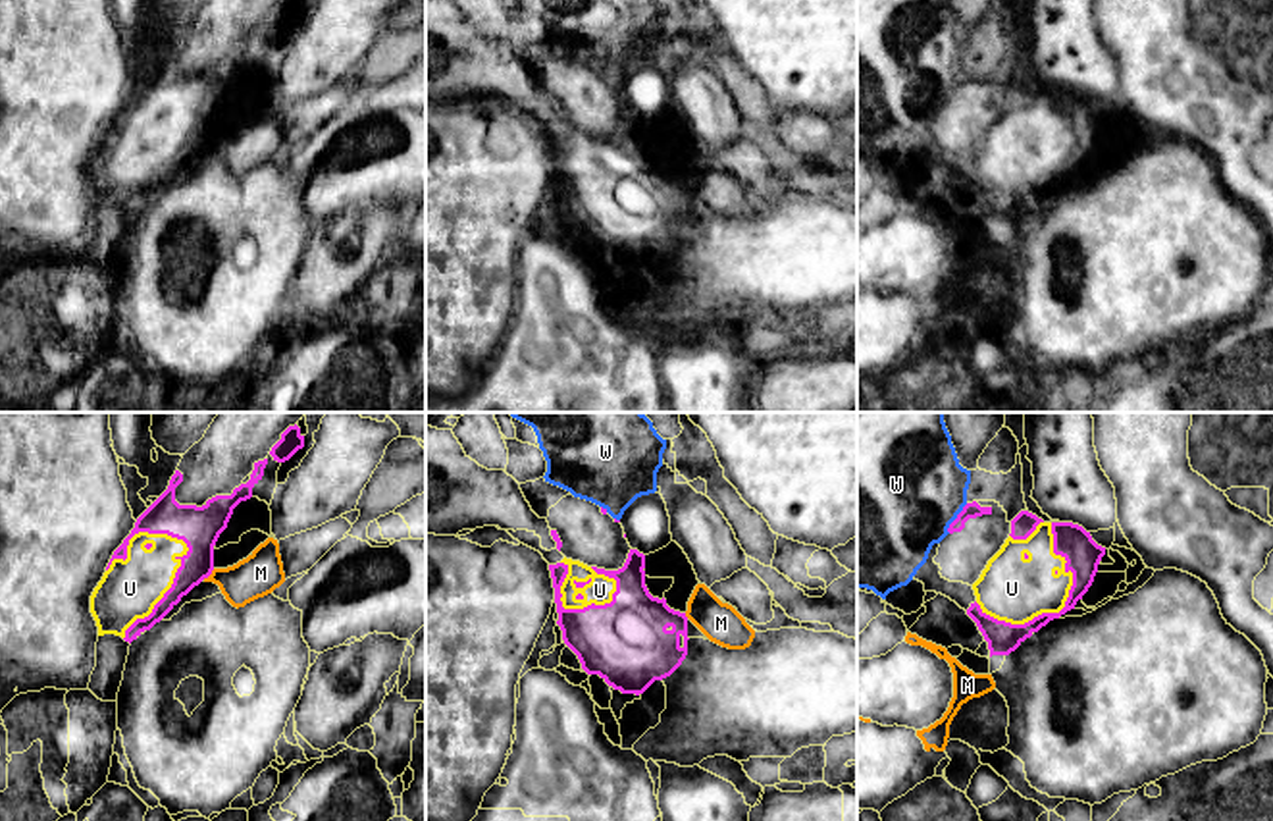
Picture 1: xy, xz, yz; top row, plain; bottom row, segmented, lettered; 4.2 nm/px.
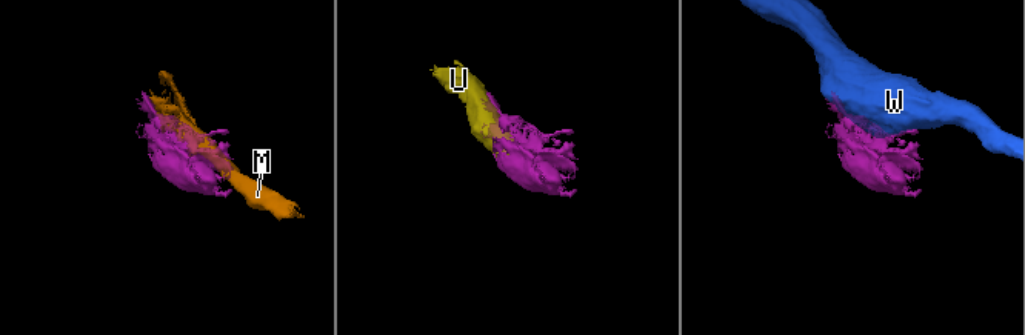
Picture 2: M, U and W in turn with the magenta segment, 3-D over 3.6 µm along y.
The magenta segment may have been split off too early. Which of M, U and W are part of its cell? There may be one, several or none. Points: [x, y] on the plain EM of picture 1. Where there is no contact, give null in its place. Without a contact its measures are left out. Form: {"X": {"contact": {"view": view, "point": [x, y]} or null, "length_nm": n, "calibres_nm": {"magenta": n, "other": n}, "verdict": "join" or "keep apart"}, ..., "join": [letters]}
{"M": {"contact": {"view": "xy", "point": [208, 143]}, "length_nm": 70, "calibres_nm": {"magenta": 180, "other": 180}, "verdict": "keep apart"}, "U": {"contact": {"view": "xy", "point": [166, 160]}, "length_nm": 480, "calibres_nm": {"magenta": 130, "other": 240}, "verdict": "join"}, "W": {"contact": {"view": "yz", "point": [956, 87]}, "length_nm": 150, "calibres_nm": {"magenta": 70, "other": 480}, "verdict": "keep apart"}, "join": ["U"]}

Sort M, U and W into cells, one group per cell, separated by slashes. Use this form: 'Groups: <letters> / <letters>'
Groups: M / U / W

